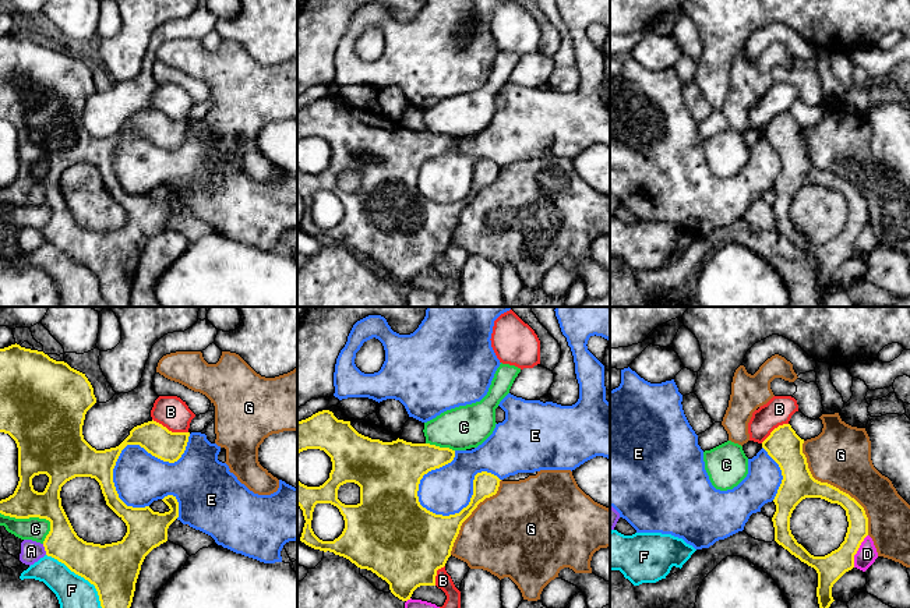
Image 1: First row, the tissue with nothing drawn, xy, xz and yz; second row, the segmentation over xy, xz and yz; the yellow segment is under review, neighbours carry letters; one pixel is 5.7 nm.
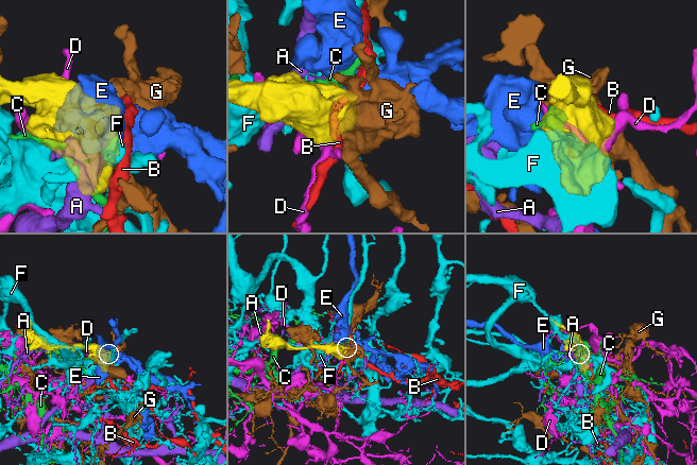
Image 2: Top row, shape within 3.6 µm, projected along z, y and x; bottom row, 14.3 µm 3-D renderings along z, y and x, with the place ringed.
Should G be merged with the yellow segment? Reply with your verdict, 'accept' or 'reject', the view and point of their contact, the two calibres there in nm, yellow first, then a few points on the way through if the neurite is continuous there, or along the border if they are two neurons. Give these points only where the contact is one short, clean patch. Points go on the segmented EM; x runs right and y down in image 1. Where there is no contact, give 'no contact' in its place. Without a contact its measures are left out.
accept | yz (832, 485) | 190/360 nm

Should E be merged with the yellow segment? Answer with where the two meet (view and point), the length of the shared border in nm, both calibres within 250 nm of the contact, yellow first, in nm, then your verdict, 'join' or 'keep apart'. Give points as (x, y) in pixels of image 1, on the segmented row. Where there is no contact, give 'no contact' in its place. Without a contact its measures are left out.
contact xz (468, 505); length 480 nm; calibres 220 and 280 nm; keep apart

